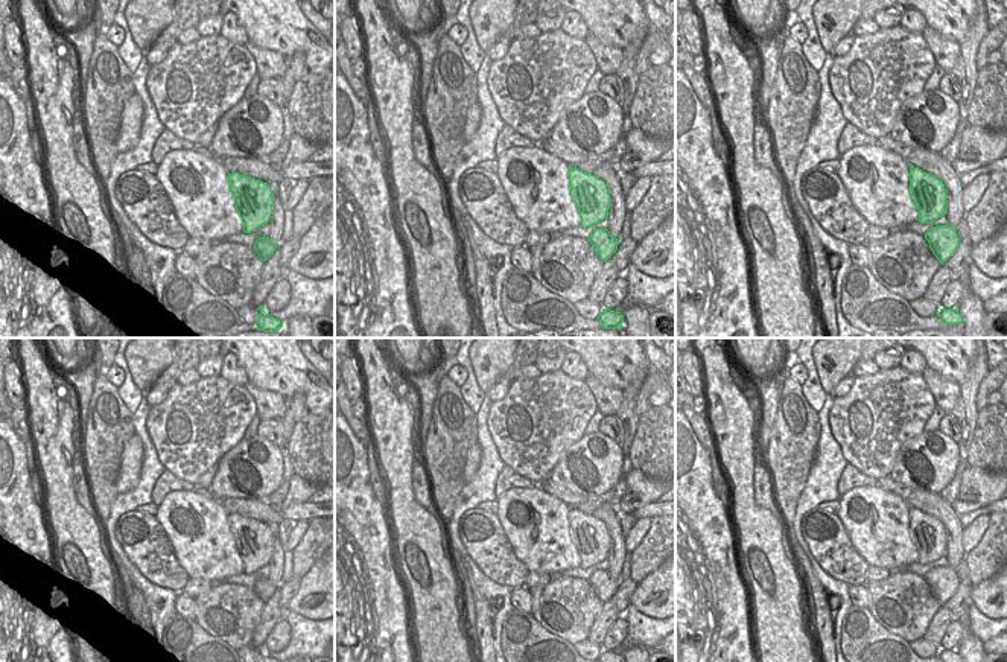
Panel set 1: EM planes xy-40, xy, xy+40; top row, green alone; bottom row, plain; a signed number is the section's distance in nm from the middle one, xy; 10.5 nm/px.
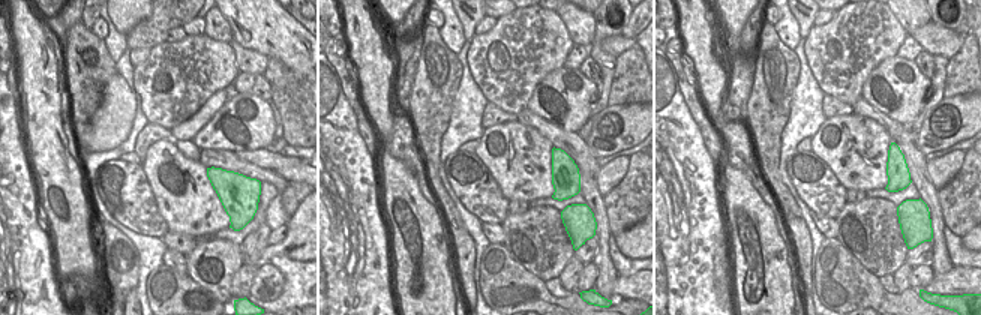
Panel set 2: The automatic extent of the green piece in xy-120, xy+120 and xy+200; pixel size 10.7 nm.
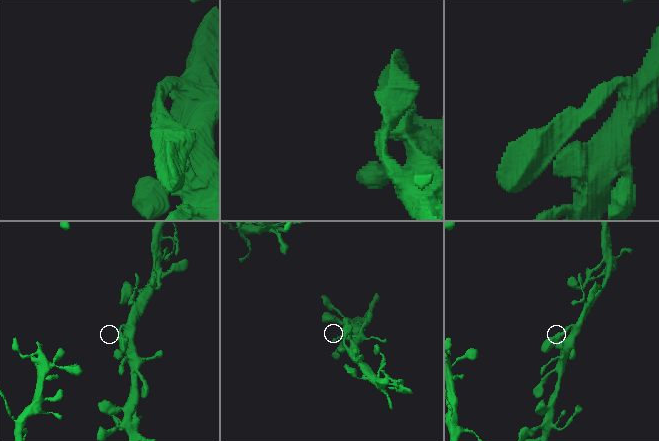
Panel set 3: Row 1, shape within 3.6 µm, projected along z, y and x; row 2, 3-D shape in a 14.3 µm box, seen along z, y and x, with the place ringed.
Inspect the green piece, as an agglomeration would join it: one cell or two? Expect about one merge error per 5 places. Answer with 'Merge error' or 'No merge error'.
No merge error.

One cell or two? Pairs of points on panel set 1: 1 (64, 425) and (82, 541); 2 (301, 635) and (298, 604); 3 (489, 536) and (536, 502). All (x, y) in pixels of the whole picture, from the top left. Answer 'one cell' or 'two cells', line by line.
1: one cell
2: two cells
3: two cells

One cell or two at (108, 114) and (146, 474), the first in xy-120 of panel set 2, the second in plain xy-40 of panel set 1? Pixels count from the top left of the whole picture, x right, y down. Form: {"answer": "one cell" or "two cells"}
{"answer": "two cells"}

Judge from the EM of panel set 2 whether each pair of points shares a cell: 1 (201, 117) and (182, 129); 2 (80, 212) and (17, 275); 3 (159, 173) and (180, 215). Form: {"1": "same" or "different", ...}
{"1": "same", "2": "different", "3": "same"}

